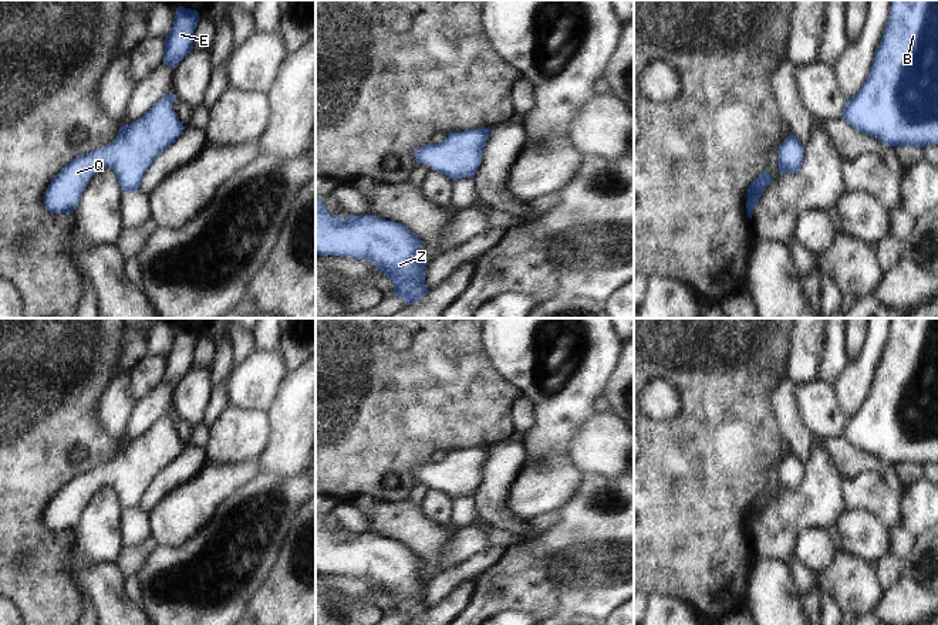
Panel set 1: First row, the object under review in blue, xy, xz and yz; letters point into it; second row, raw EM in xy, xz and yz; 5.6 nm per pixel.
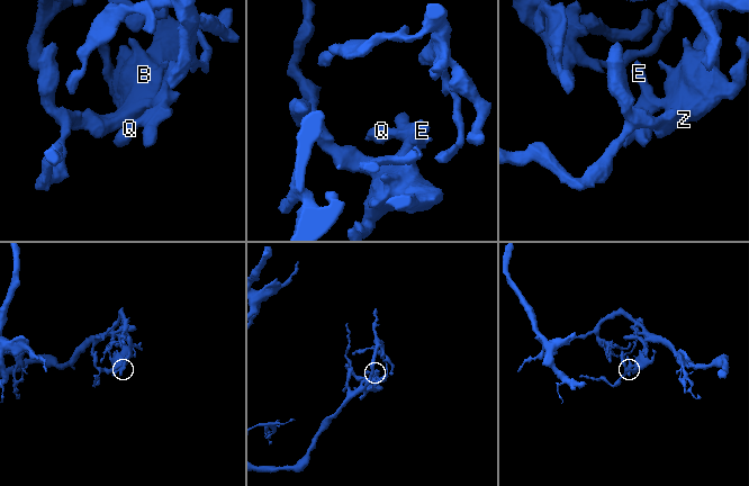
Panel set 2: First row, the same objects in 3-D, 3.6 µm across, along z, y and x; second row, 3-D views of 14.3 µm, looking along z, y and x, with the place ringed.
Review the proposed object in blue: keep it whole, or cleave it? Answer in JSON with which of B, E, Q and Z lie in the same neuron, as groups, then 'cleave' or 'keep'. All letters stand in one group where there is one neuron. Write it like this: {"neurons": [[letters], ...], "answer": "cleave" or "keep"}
{"neurons": [["B", "E", "Q", "Z"]], "answer": "keep"}

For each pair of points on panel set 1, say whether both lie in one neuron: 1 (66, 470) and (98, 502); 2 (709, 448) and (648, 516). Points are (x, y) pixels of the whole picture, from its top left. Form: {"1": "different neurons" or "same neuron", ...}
{"1": "different neurons", "2": "same neuron"}

